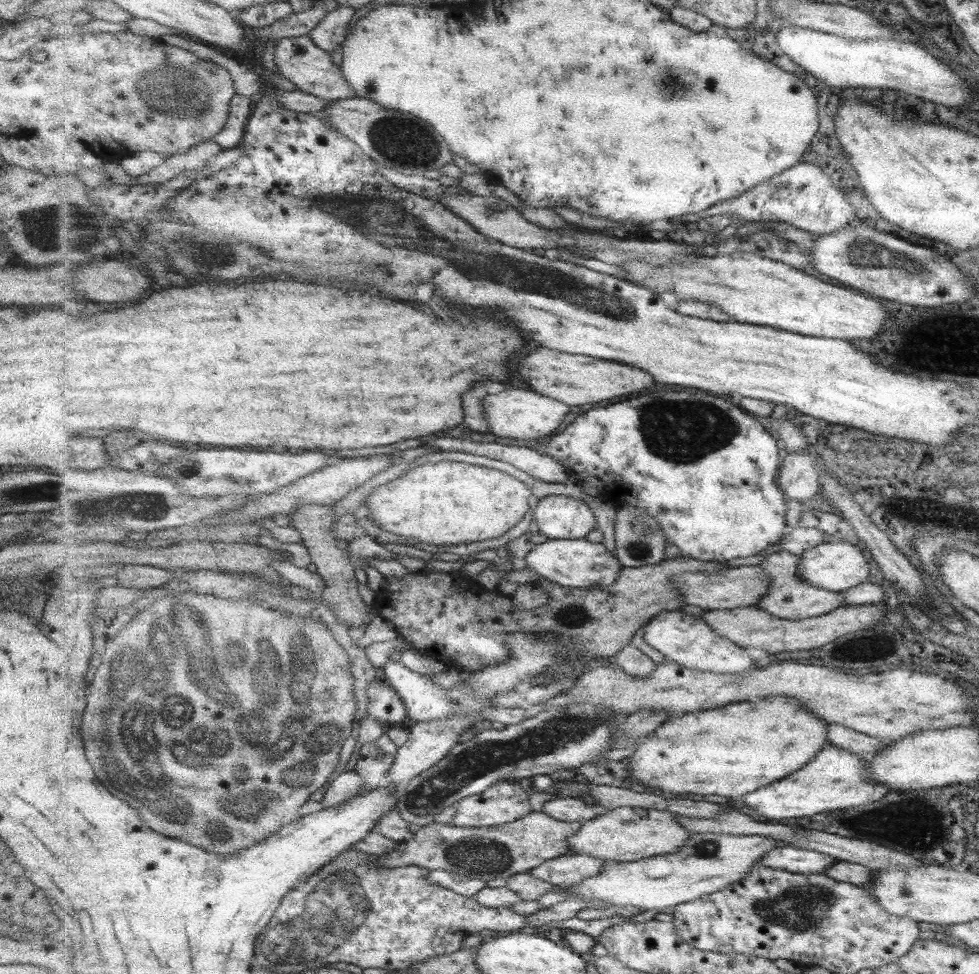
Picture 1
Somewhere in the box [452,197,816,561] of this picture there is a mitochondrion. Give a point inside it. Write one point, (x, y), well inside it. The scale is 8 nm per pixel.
(687, 429)

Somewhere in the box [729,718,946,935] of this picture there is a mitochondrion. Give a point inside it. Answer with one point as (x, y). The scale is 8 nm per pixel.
(800, 906)

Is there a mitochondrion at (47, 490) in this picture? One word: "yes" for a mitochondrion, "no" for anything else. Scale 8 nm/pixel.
yes

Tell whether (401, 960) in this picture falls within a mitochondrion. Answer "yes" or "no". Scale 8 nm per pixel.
no

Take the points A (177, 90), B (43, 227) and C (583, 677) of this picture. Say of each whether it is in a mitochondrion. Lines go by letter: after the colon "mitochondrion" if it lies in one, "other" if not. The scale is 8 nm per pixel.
A: mitochondrion
B: mitochondrion
C: other

